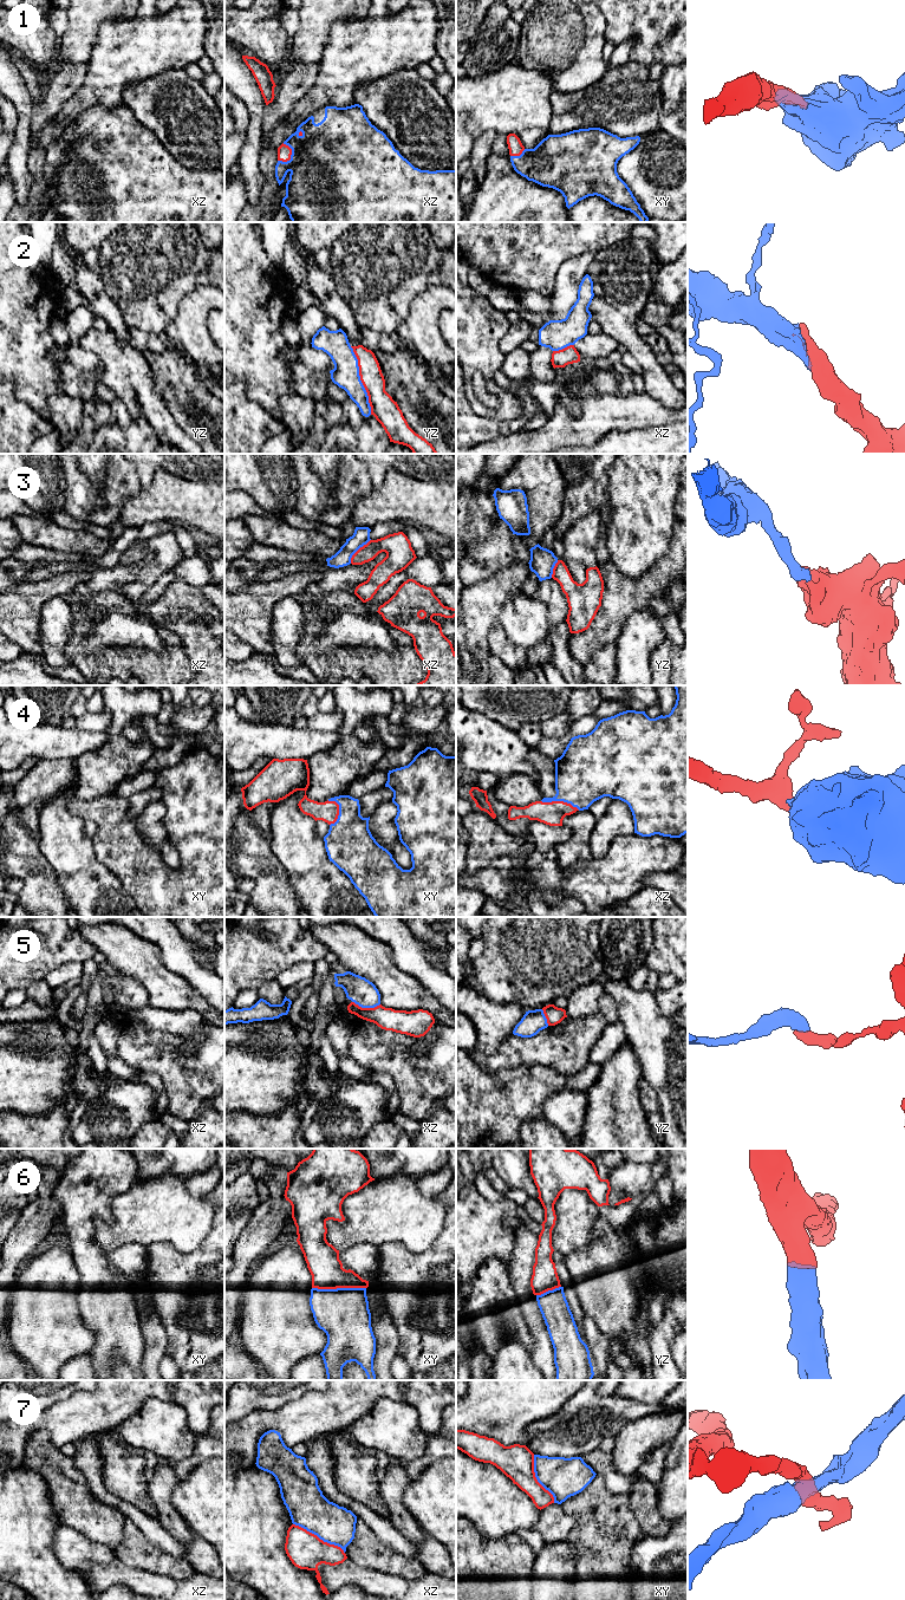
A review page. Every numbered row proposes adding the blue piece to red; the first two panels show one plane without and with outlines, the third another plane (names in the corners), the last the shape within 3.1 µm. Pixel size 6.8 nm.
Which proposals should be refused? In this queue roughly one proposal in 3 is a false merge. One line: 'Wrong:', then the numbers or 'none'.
Wrong: 3, 5, 7

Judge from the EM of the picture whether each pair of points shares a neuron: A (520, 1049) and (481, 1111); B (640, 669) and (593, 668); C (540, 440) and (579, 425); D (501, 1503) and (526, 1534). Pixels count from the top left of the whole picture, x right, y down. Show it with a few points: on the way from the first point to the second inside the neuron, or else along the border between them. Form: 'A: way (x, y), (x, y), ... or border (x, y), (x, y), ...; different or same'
A: border (535, 1064), (494, 1072), (486, 1072), (481, 1068); different
B: border (614, 643), (614, 669), (617, 672); different
C: way (549, 437), (561, 430), (570, 429); same
D: border (532, 1528), (521, 1528), (515, 1533); different

